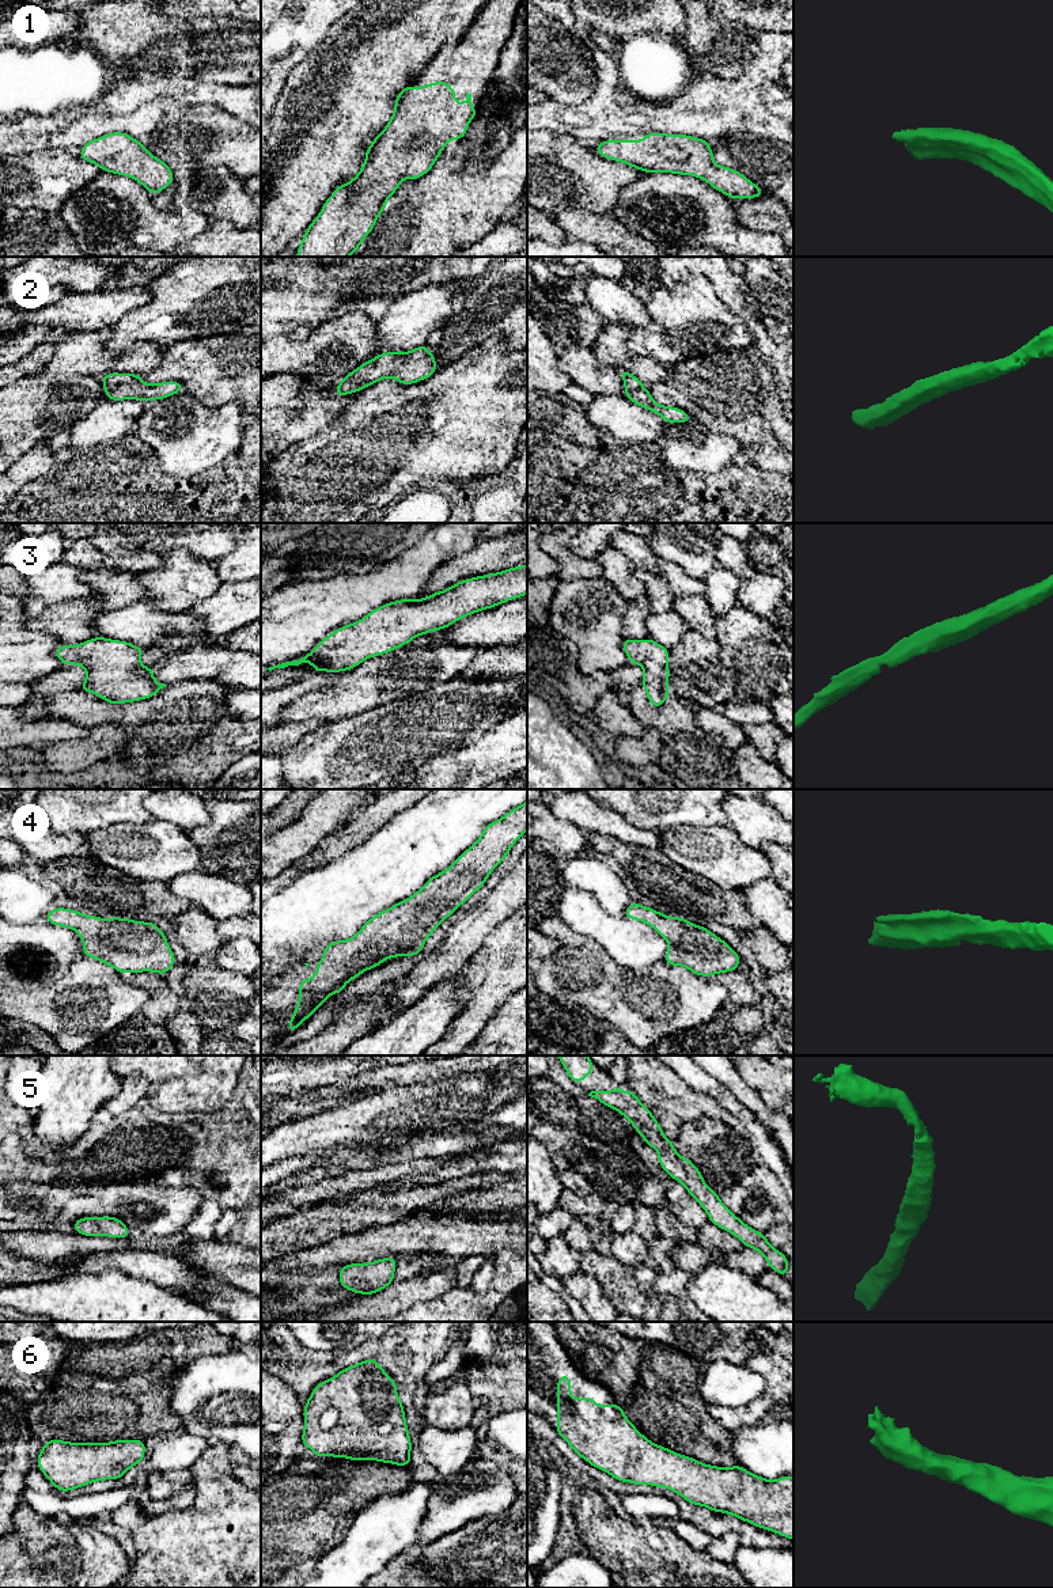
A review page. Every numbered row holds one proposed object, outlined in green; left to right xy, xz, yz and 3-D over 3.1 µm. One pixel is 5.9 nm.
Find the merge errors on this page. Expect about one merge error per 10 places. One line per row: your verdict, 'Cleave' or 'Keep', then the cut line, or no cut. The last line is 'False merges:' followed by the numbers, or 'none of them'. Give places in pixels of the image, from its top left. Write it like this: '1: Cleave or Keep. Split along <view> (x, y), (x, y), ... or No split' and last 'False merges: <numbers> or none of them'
1: Keep. No split
2: Keep. No split
3: Keep. No split
4: Keep. No split
5: Keep. No split
6: Keep. No split
False merges: none of them

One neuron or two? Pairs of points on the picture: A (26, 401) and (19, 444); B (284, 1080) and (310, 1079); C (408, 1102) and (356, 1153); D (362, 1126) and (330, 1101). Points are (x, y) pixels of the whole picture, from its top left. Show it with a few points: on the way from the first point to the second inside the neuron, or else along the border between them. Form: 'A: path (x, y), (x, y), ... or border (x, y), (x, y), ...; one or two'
A: path (25, 412), (19, 417), (19, 434); one
B: path (291, 1079), (303, 1079); one
C: border (398, 1136), (371, 1143), (344, 1143); two
D: border (368, 1096), (348, 1101), (307, 1115); two

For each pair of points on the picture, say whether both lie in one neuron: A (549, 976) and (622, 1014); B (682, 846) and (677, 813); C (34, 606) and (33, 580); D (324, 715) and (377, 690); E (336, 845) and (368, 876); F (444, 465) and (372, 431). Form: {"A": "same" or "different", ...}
{"A": "same", "B": "different", "C": "same", "D": "same", "E": "different", "F": "same"}

